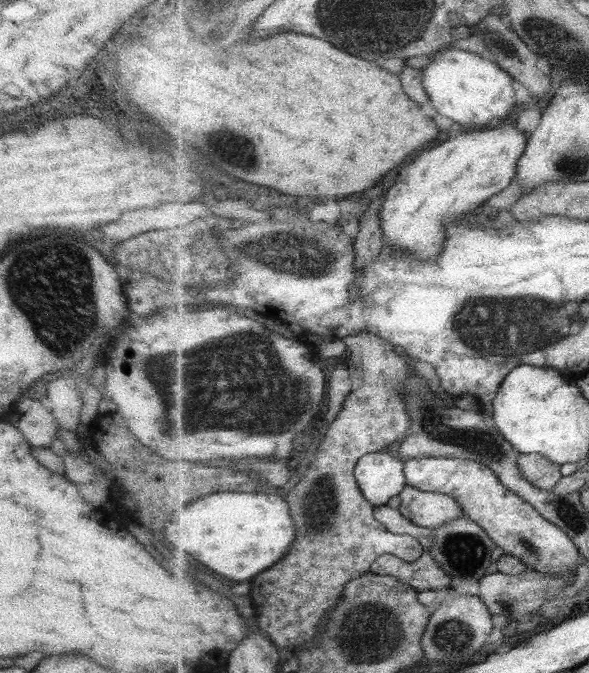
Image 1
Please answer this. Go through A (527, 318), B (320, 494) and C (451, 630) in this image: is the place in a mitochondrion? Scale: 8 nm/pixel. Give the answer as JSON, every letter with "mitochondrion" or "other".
{"A":"mitochondrion","B":"mitochondrion","C":"mitochondrion"}

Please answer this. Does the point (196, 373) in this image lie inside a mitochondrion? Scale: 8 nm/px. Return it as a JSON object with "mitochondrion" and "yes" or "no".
{"mitochondrion":"yes"}

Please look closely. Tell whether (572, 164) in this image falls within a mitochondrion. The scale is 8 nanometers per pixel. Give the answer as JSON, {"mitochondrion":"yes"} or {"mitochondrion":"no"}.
{"mitochondrion":"yes"}

